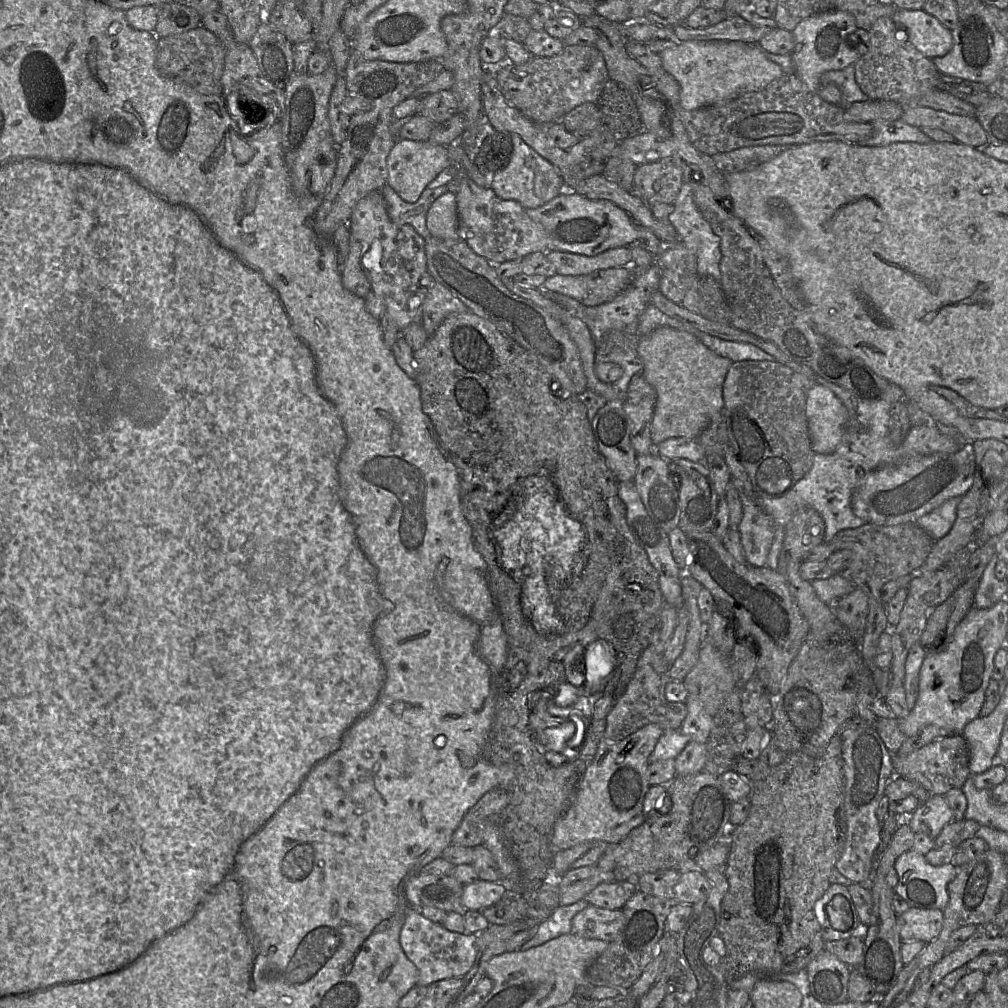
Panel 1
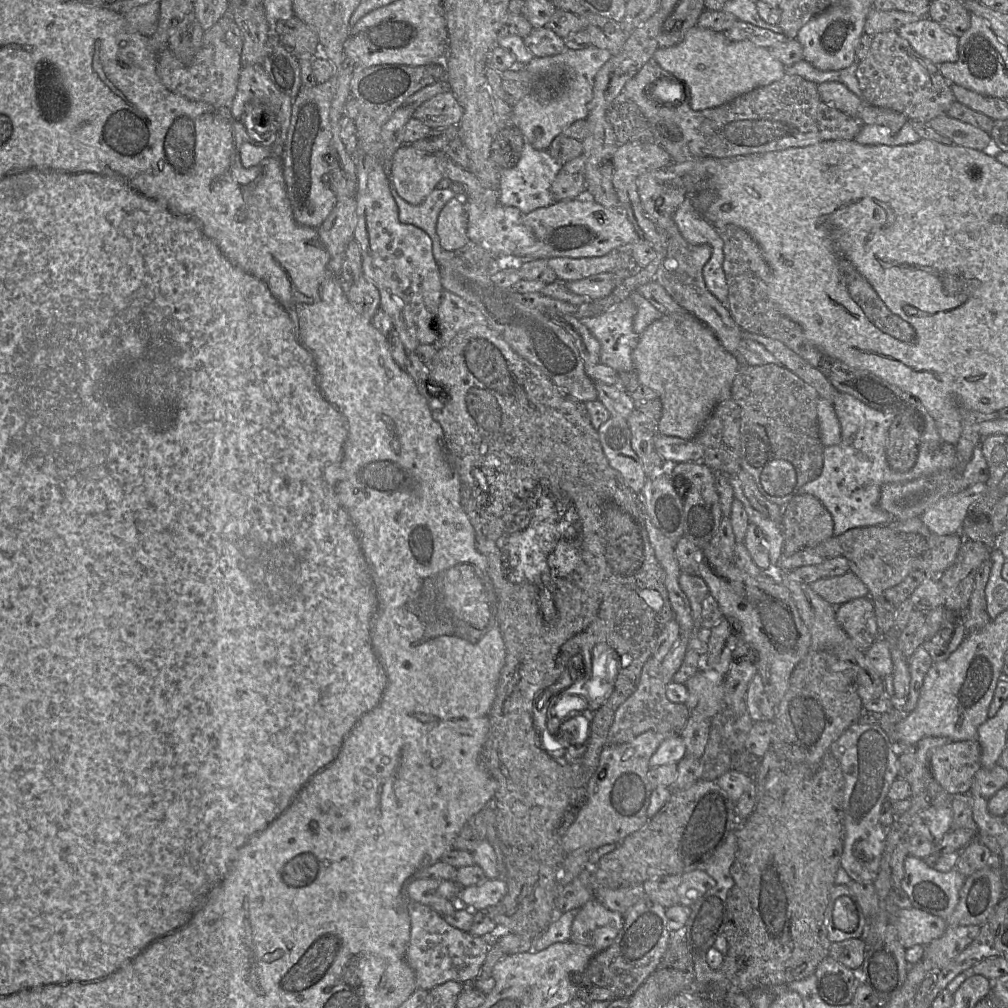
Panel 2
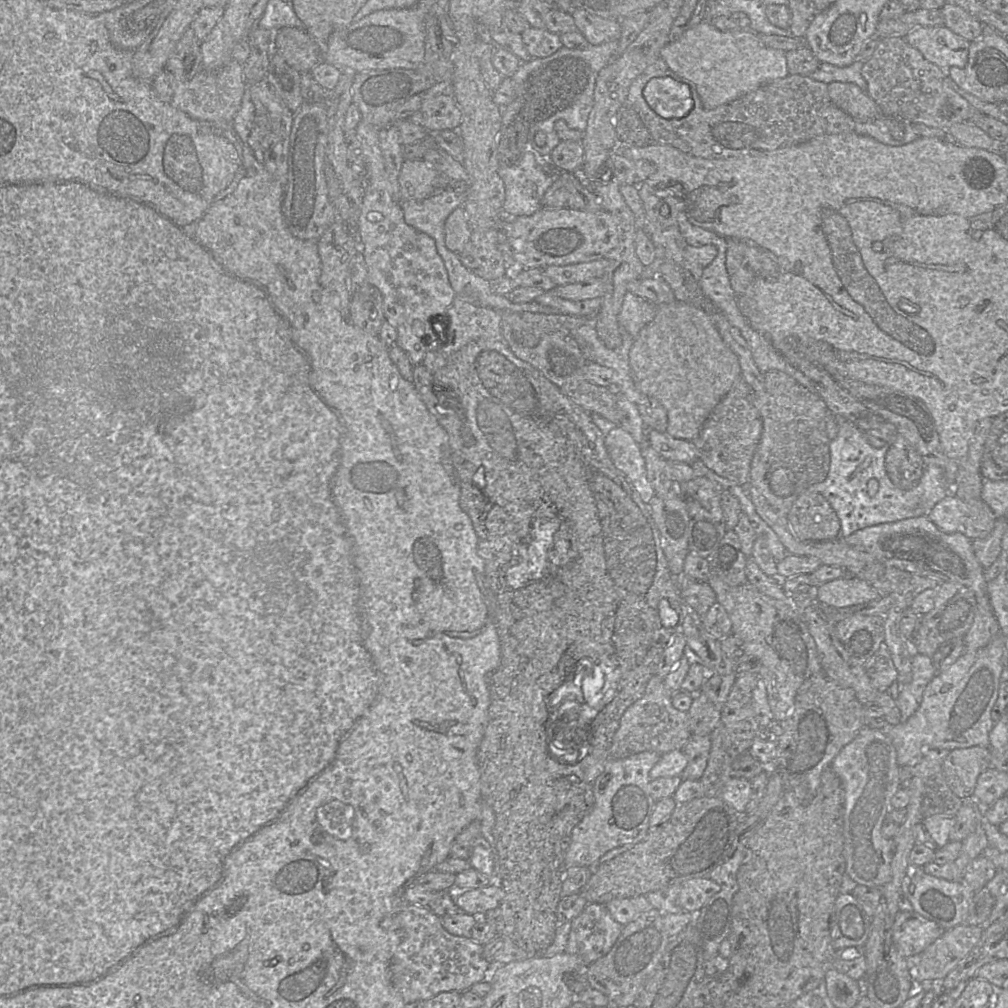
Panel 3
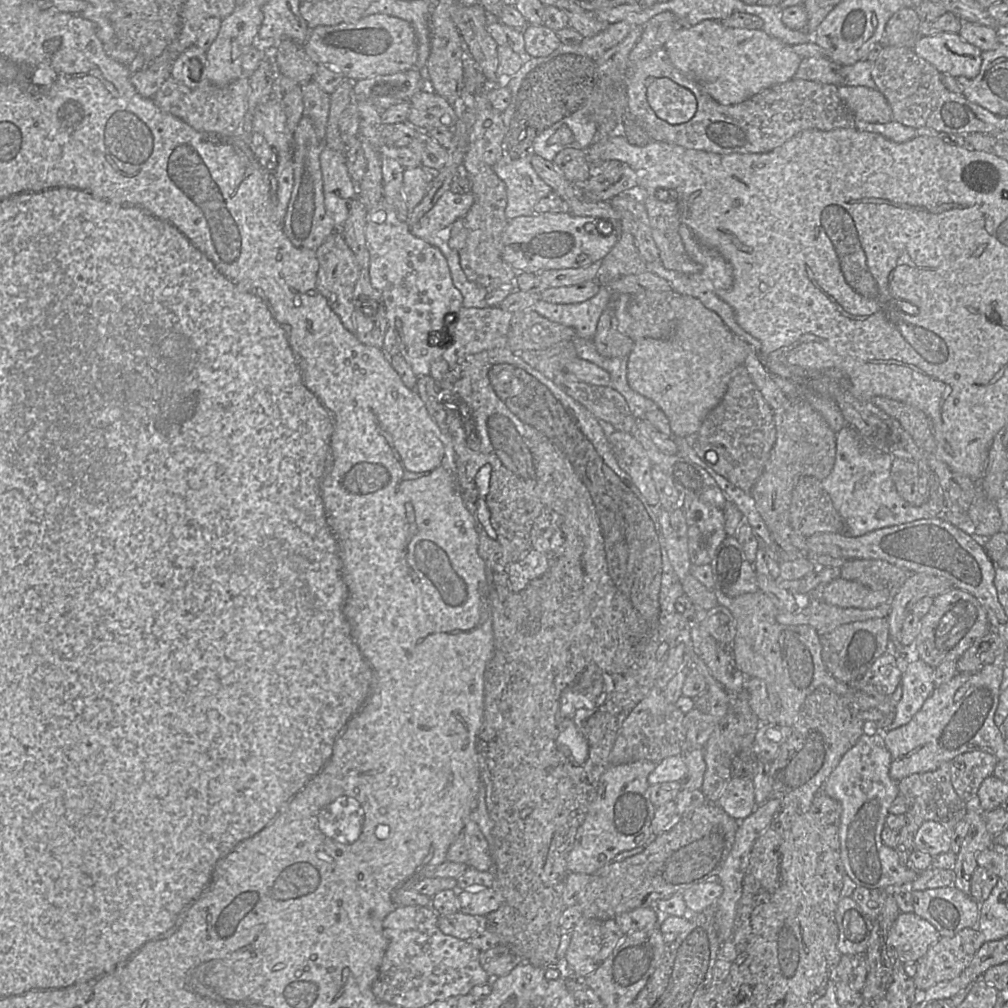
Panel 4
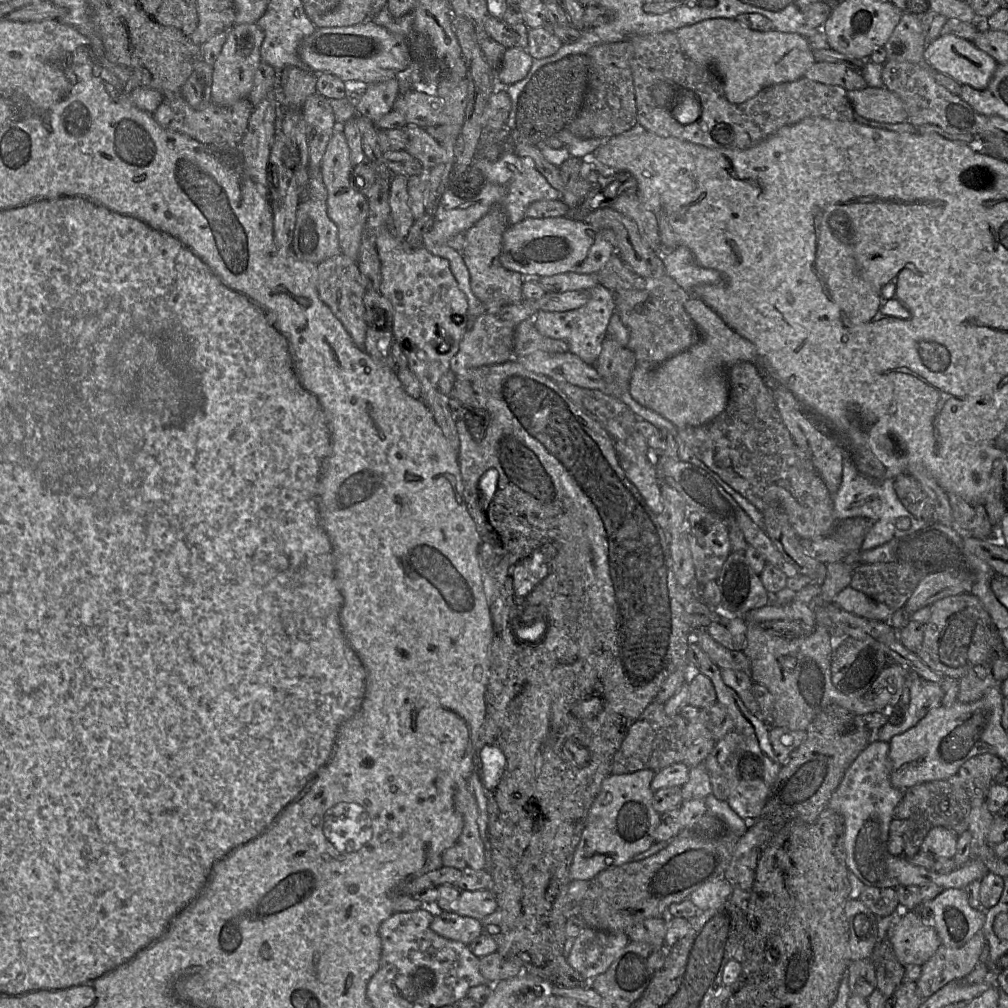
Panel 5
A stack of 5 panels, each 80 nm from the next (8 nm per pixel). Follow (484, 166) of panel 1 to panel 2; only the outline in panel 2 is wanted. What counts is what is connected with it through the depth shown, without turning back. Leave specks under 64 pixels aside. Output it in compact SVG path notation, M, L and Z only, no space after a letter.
M513 124L500 125L490 148L490 159L499 169L513 168L519 161L525 139Z

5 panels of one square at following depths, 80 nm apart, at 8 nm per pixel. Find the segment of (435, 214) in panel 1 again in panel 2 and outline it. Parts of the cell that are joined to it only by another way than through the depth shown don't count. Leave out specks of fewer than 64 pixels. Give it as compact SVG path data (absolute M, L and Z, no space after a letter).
M456 195L441 210L436 225L441 246L447 251L457 251L470 240L467 234L468 214L465 203Z

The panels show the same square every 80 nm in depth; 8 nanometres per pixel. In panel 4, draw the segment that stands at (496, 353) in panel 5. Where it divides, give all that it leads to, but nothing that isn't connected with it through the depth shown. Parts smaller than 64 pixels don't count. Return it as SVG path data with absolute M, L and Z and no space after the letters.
M499 306L493 308L462 307L453 325L453 344L443 358L449 367L470 354L507 346L512 314Z

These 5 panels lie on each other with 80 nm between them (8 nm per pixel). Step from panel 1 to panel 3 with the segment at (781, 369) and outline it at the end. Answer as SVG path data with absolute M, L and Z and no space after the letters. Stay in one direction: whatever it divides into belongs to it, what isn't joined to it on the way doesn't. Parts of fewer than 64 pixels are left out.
M781 371L764 374L764 388L761 392L753 391L753 403L761 415L763 432L752 458L749 482L772 507L787 516L797 497L828 474L831 440L827 435L827 420L832 413L817 393Z

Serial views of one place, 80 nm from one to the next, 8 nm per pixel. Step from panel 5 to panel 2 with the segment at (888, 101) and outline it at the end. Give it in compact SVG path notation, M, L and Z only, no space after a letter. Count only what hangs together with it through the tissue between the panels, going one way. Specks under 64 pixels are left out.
M839 82L819 84L818 93L821 100L828 106L838 109L853 118L857 118L859 111L866 104L863 99Z

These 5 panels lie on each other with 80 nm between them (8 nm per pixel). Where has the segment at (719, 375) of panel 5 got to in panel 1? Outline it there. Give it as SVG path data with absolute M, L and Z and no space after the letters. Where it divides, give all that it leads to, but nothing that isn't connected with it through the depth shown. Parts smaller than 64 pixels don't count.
M671 327L640 336L637 353L643 363L641 374L657 394L651 424L654 446L671 438L697 439L722 414L723 385L733 362L710 350L693 334Z

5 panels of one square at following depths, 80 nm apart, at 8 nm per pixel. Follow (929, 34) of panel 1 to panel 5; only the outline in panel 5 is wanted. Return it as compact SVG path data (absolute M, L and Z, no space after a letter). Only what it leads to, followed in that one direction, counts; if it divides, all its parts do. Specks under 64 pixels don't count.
M941 34L928 43L924 49L924 60L936 71L954 79L960 85L969 85L976 90L987 88L998 63L987 53L978 49L972 42L955 36Z

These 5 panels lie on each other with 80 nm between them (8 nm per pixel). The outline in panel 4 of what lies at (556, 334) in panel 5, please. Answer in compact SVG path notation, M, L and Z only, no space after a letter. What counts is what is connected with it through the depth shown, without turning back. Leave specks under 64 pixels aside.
M601 286L590 300L579 304L553 304L543 300L531 309L548 320L572 328L576 337L593 340L599 319L612 299L612 292Z

